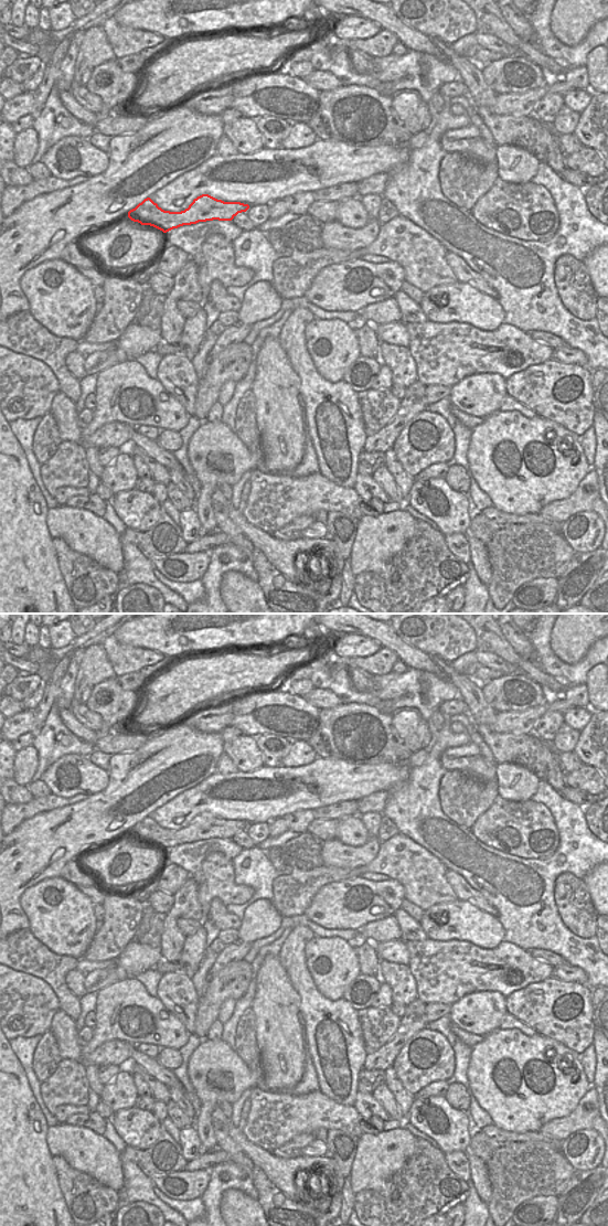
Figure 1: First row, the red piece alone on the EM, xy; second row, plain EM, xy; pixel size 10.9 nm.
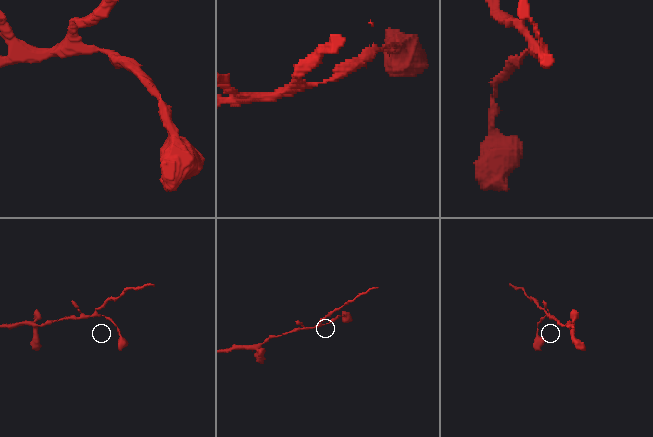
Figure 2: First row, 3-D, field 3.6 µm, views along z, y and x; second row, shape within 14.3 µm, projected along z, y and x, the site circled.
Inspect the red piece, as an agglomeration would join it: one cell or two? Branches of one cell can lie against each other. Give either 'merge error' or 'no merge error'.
merge error

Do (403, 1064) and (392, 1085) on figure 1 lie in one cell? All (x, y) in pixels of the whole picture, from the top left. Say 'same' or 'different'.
different

